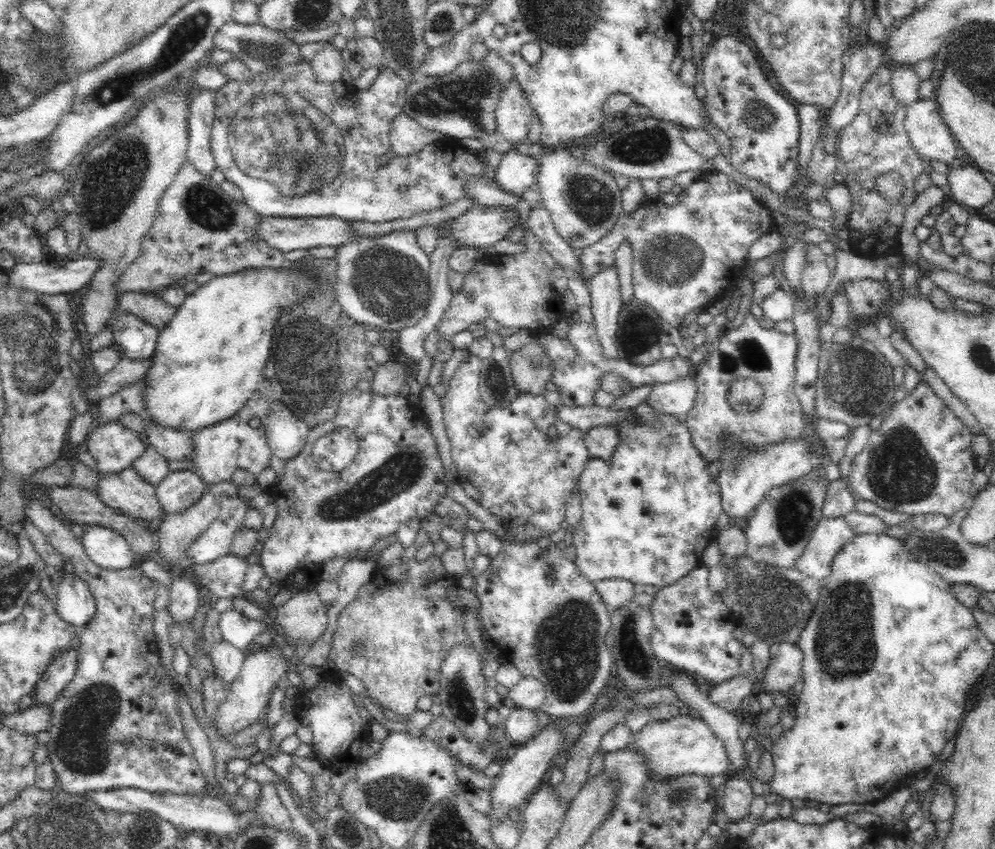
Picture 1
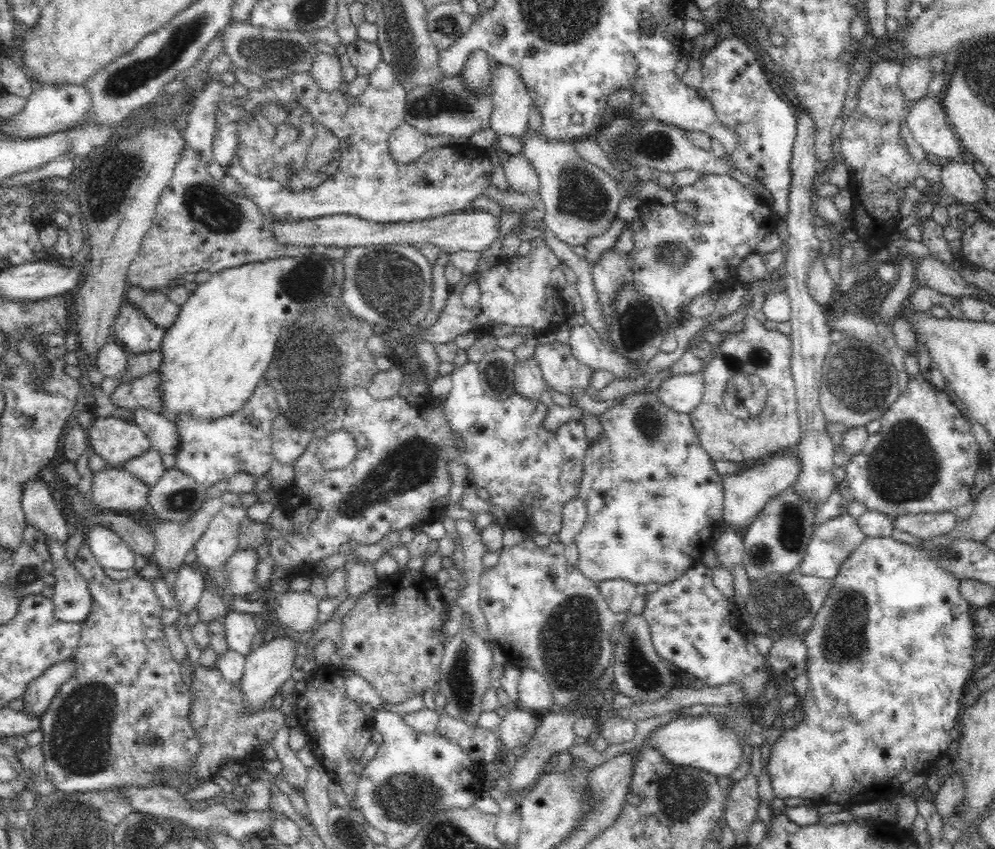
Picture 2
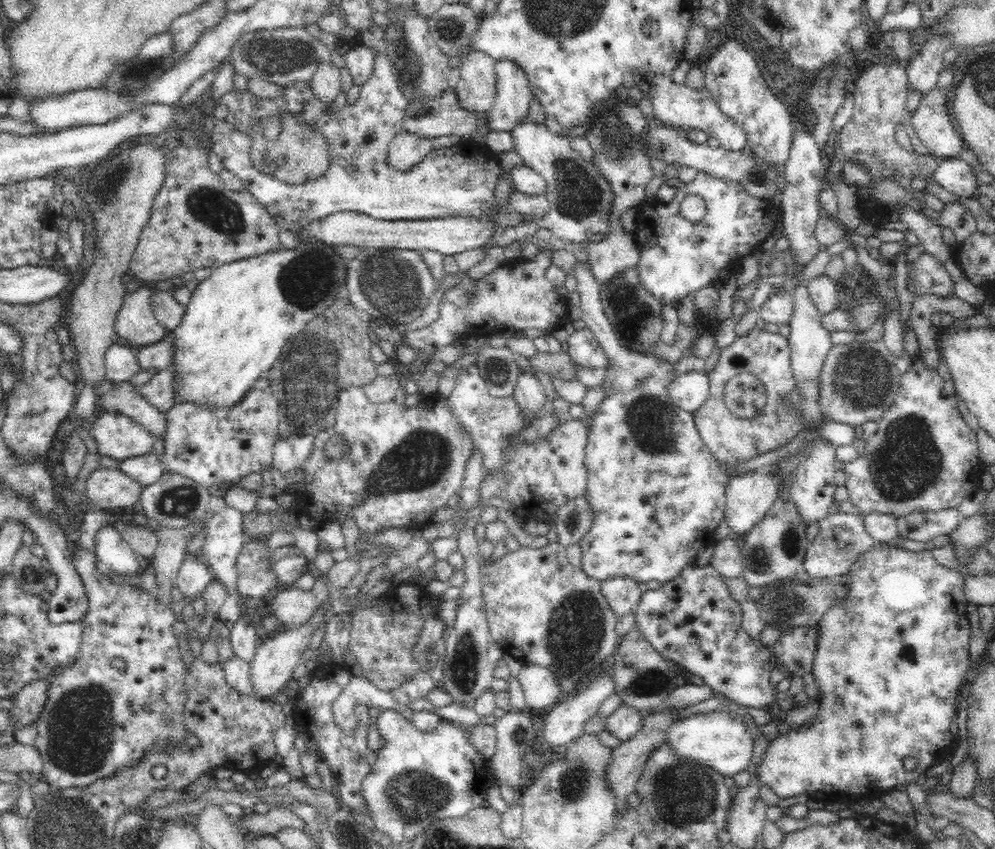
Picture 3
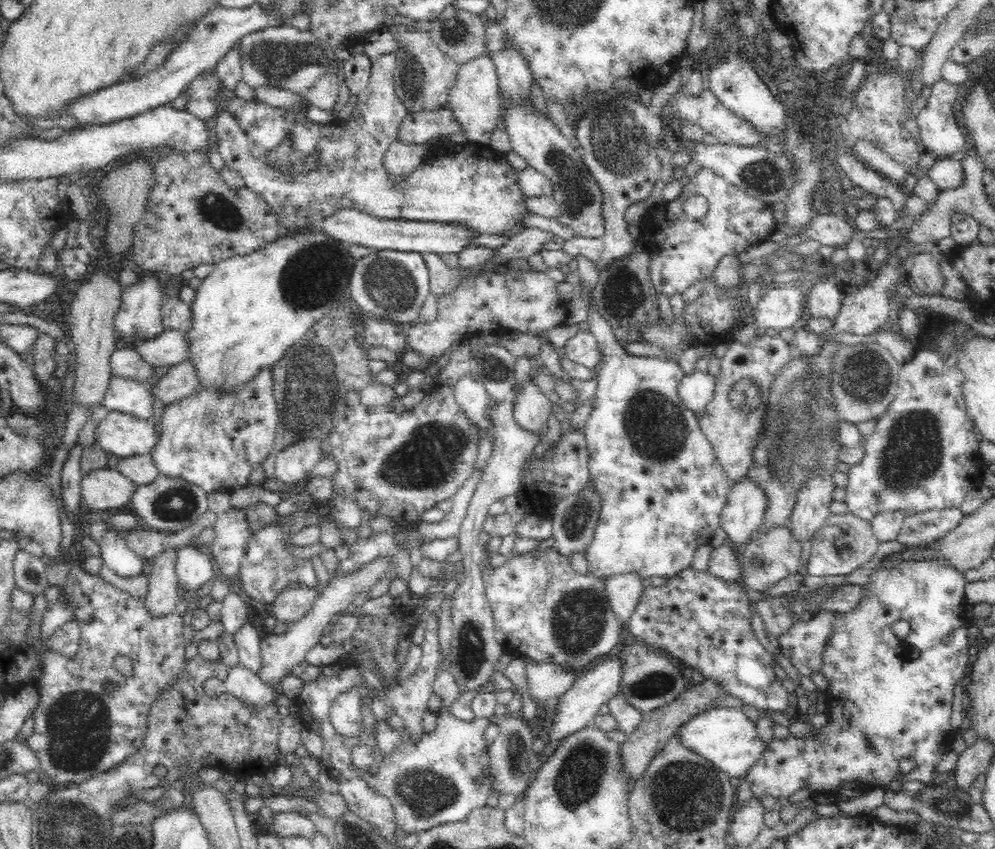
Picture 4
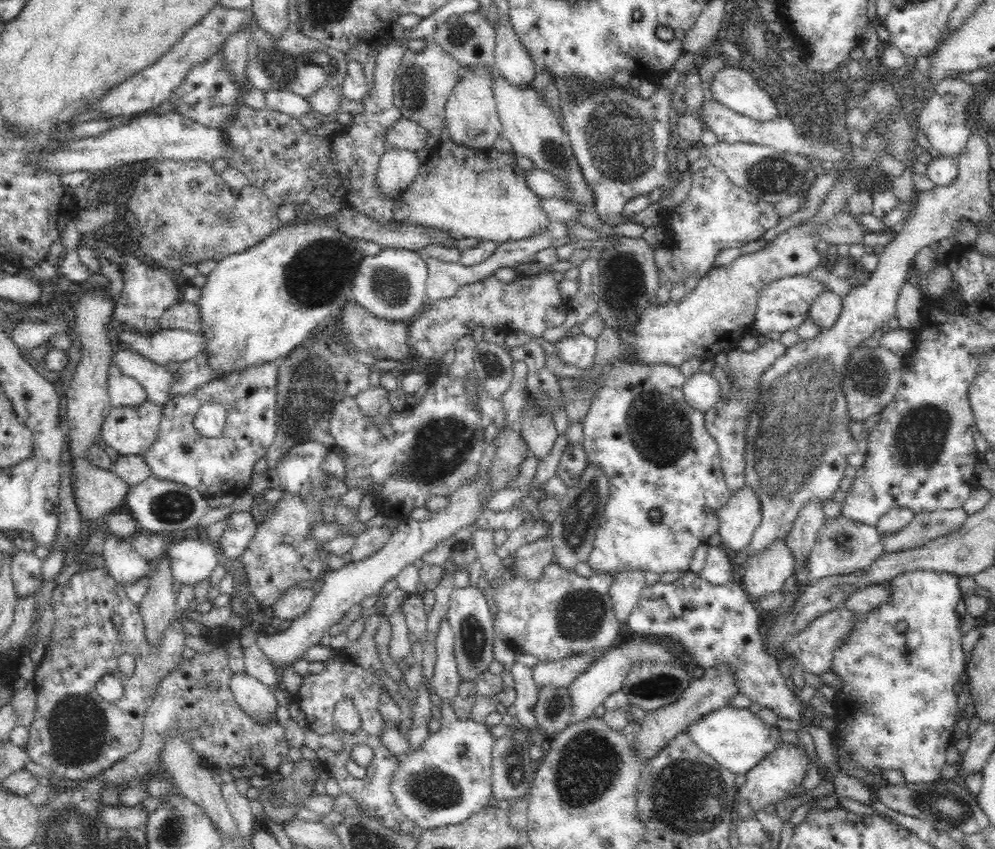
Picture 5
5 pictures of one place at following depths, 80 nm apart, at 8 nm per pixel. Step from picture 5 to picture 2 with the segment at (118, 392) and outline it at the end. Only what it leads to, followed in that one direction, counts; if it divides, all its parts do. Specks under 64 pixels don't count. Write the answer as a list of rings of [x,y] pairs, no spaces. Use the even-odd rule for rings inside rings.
[[[144,407],[130,412],[132,421],[146,433],[152,448],[164,454],[174,454],[178,450],[178,433],[172,420]]]

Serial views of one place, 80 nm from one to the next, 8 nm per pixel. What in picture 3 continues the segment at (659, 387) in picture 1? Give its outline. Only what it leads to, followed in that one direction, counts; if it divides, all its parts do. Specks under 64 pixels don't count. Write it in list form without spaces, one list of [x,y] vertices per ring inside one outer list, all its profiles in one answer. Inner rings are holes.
[[[697,371],[682,374],[670,382],[672,403],[687,412],[696,412],[710,396],[710,378]]]

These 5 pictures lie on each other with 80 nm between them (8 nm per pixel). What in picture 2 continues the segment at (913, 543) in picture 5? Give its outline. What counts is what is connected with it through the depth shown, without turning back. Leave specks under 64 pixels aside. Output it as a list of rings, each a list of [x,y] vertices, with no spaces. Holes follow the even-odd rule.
[[[954,512],[906,513],[894,518],[895,528],[922,540],[950,532],[958,522]]]

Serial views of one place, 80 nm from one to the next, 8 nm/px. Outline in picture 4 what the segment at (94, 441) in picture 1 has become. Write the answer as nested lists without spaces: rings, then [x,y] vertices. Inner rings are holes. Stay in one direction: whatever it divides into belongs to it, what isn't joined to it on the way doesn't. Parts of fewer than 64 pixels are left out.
[[[110,411],[95,428],[95,442],[102,450],[119,458],[148,454],[157,442],[156,418],[142,419],[132,414]]]

